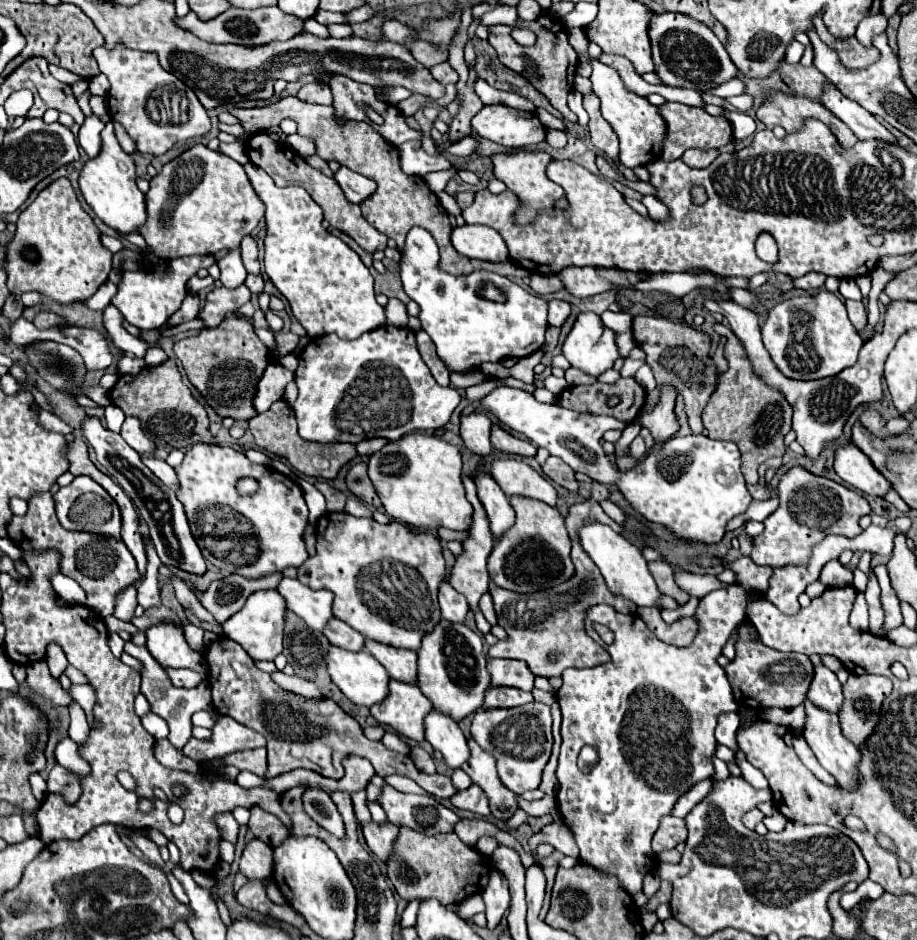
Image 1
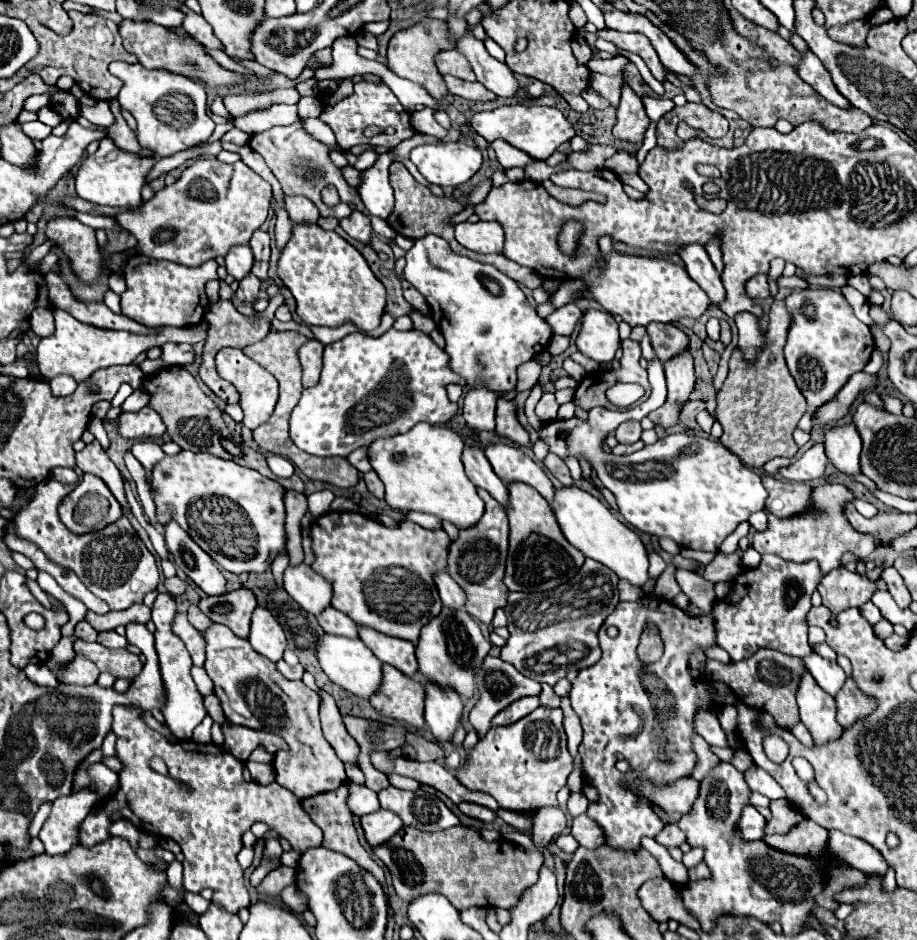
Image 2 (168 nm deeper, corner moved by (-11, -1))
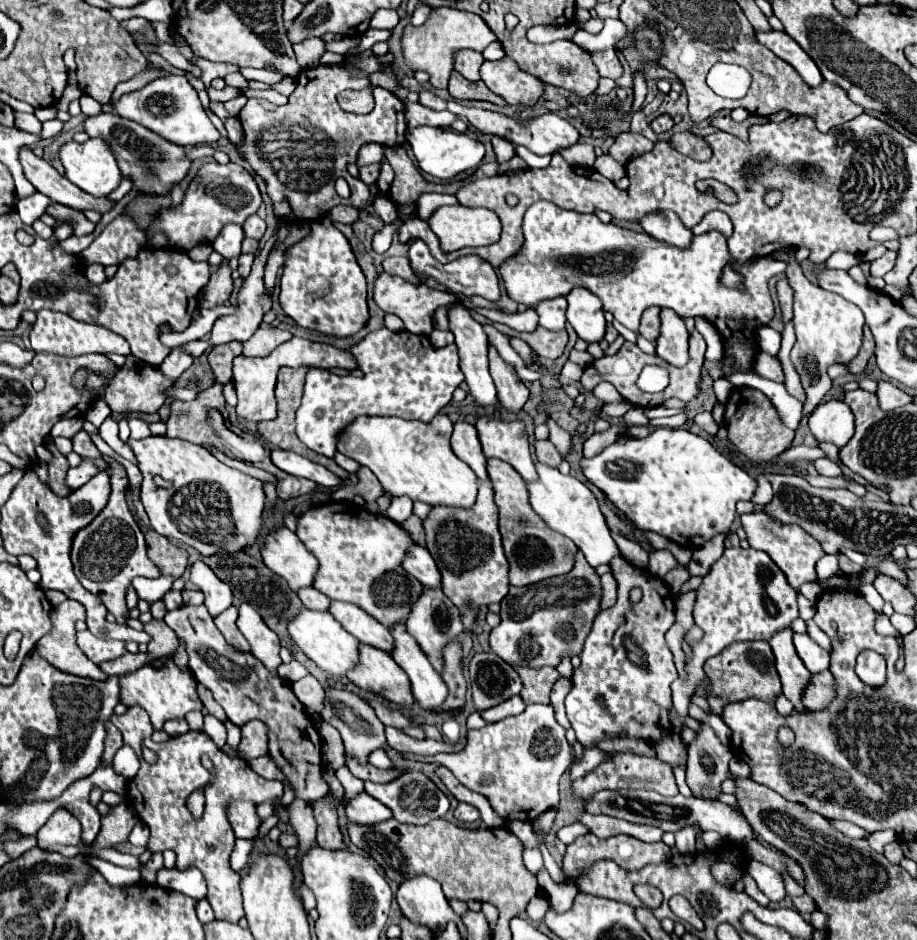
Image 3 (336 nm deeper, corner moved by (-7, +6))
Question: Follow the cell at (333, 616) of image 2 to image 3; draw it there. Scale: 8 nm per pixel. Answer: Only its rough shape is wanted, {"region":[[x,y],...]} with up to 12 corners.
{"region":[[302,588],[298,592],[308,610],[328,612],[330,598],[316,588]]}

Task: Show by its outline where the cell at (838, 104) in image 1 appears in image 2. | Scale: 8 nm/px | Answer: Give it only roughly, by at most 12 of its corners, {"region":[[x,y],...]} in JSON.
{"region":[[814,53],[802,55],[796,73],[836,107],[850,107]]}

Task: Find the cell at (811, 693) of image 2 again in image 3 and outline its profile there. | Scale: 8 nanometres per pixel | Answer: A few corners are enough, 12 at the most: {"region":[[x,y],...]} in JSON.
{"region":[[792,630],[770,644],[784,696],[798,712],[810,712],[802,698],[812,674],[804,668]]}

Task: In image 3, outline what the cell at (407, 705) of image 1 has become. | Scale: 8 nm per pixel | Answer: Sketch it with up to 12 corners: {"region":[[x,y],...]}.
{"region":[[360,644],[348,680],[396,706],[414,704],[390,654]]}

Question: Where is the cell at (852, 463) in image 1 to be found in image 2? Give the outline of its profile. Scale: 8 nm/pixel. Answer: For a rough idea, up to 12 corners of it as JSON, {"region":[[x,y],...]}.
{"region":[[854,423],[824,431],[826,457],[846,475],[860,473],[862,439]]}

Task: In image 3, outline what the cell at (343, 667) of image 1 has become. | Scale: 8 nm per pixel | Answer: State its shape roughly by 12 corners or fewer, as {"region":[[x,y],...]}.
{"region":[[328,612],[288,624],[300,650],[330,676],[360,662],[360,642]]}

